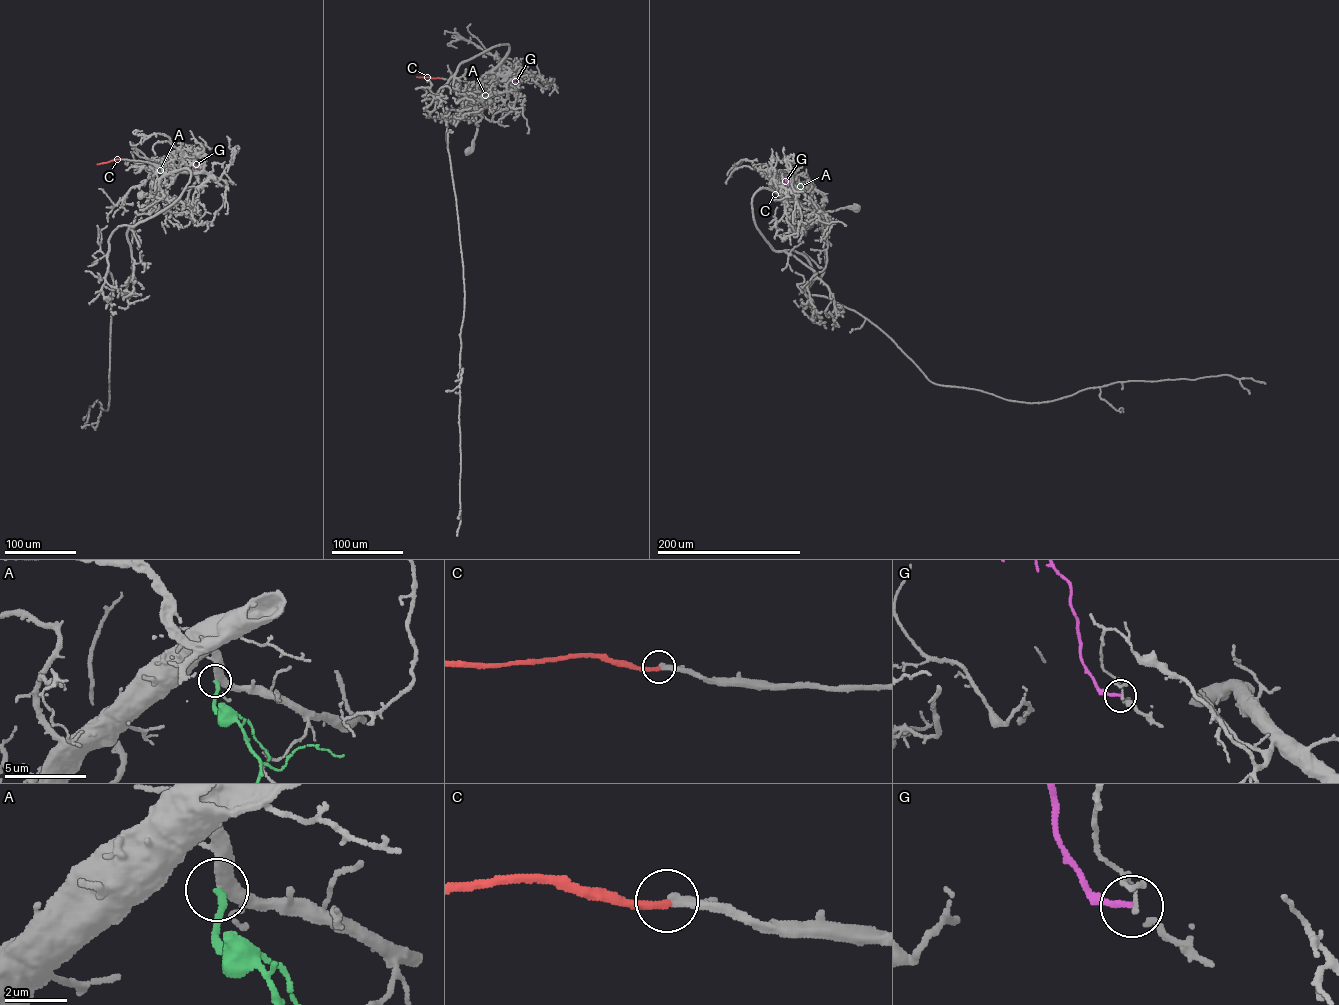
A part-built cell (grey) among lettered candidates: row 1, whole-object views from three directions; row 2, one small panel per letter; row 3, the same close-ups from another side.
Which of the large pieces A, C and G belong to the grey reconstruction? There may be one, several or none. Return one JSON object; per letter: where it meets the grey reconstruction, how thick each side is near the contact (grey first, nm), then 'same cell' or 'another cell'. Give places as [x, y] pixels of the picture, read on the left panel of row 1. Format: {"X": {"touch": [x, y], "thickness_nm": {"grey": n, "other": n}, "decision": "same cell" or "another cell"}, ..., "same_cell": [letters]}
{"A": {"touch": [158, 165], "thickness_nm": {"grey": 400, "other": 220}, "decision": "another cell"}, "C": {"touch": [122, 159], "thickness_nm": {"grey": 320, "other": 280}, "decision": "same cell"}, "G": {"touch": [194, 172], "thickness_nm": {"grey": 130, "other": 190}, "decision": "another cell"}, "same_cell": ["C"]}

